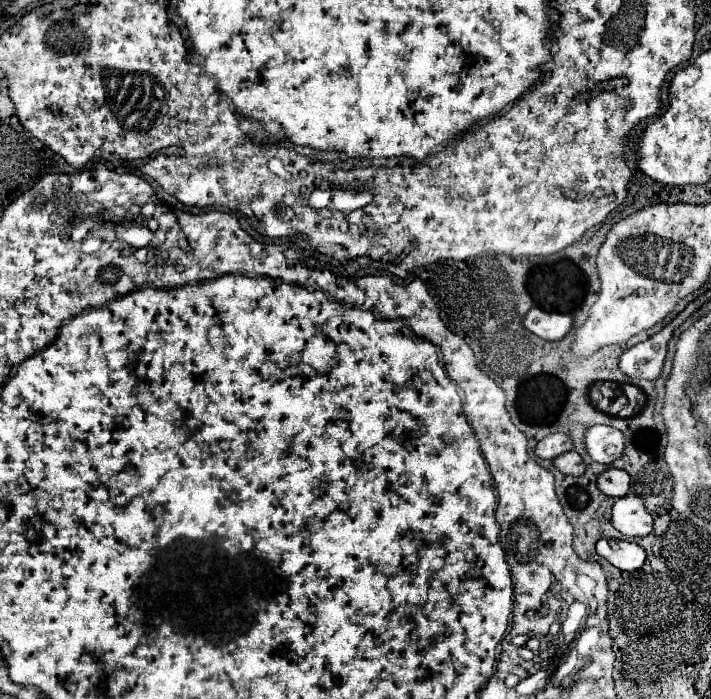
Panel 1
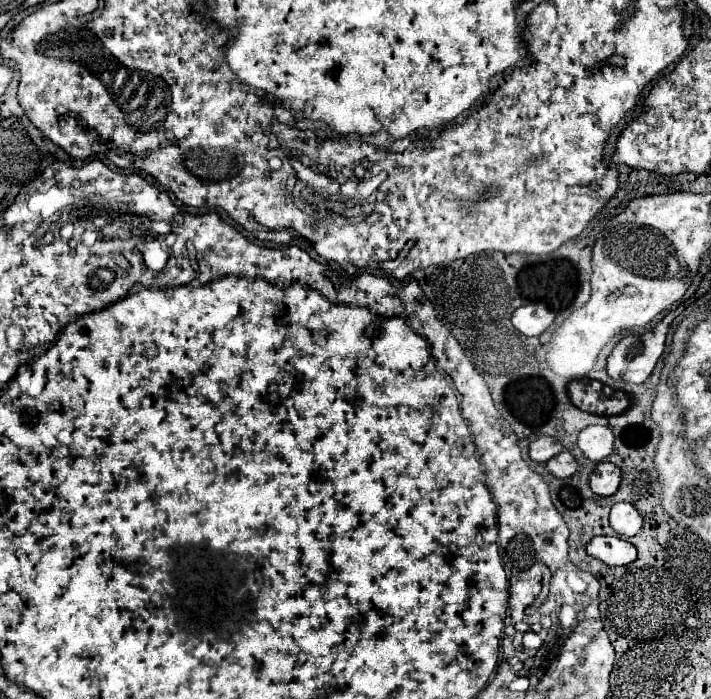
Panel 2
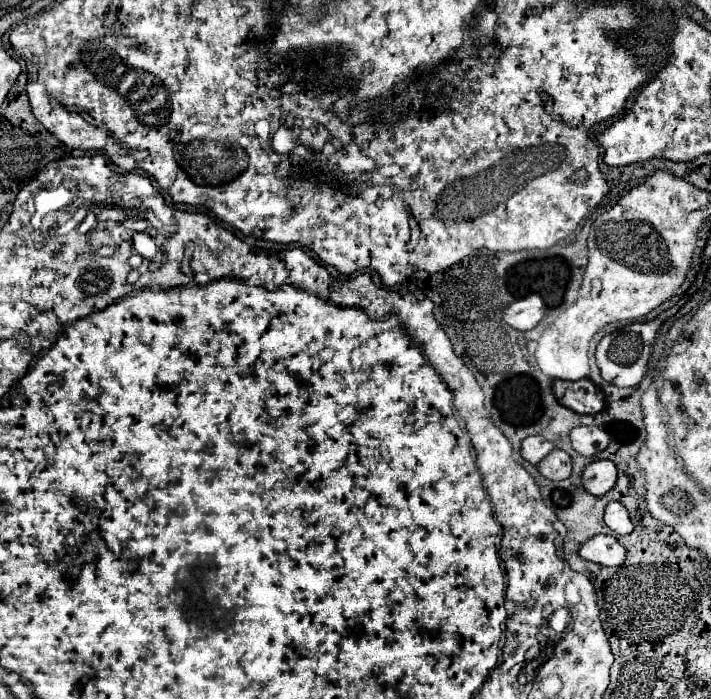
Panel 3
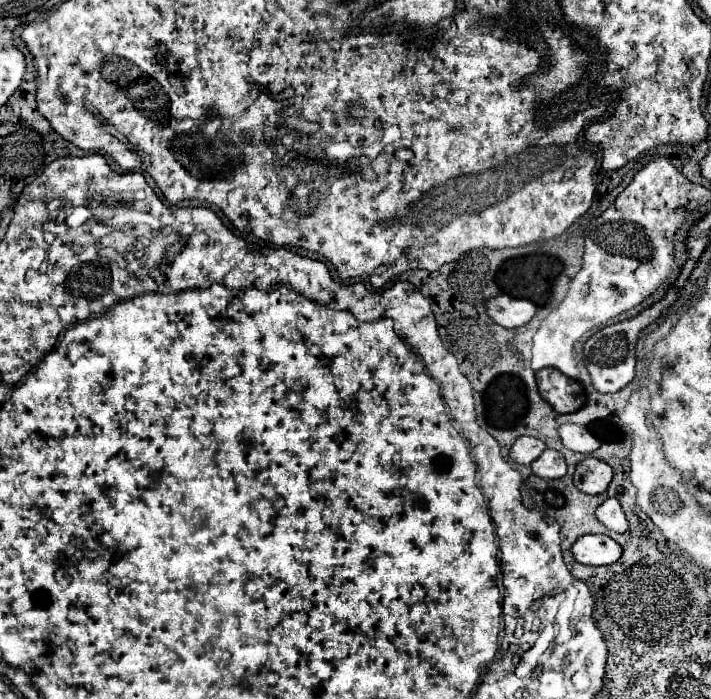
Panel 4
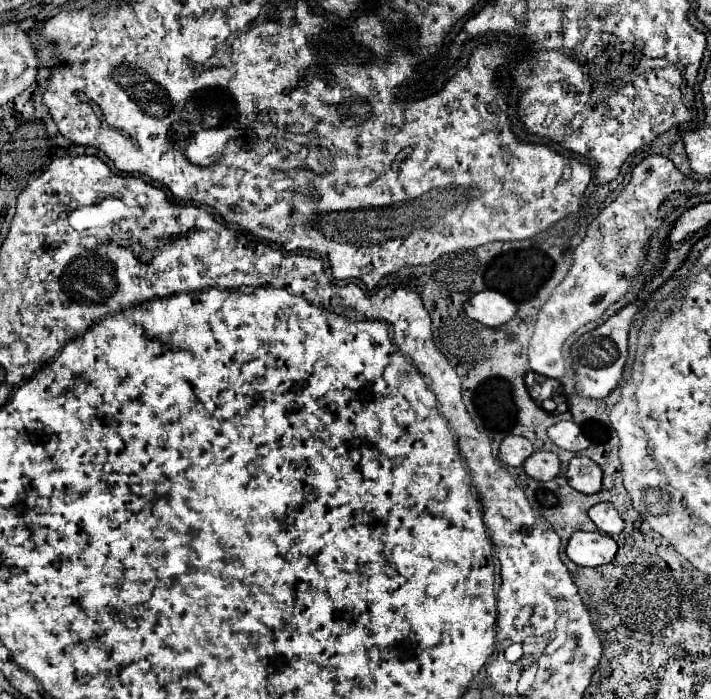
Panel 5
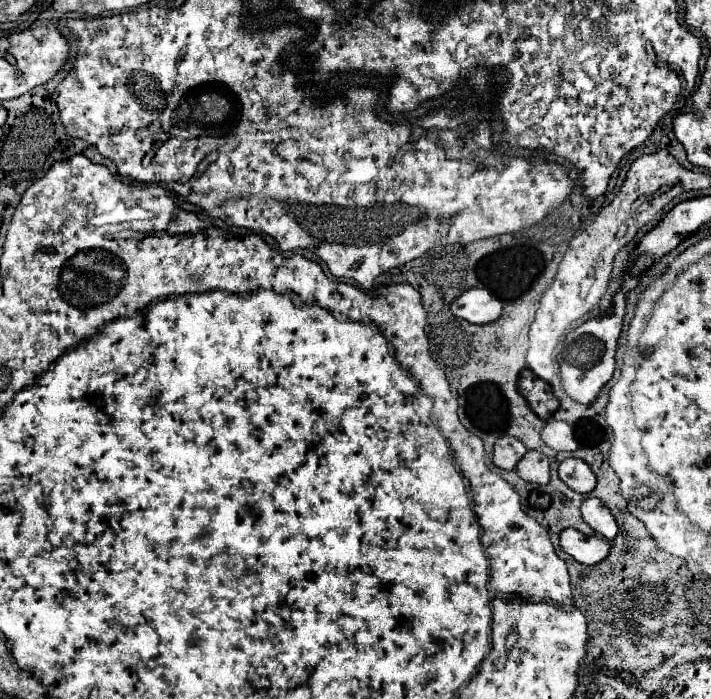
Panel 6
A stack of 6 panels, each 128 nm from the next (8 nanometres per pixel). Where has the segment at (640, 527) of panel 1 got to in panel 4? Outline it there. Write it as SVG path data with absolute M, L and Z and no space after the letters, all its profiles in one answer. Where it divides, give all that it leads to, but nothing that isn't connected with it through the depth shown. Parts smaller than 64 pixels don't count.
M608 498L606 502L602 502L600 508L596 510L596 516L600 518L600 522L608 530L614 530L614 532L626 532L628 530L628 520L626 520L624 510L616 498Z

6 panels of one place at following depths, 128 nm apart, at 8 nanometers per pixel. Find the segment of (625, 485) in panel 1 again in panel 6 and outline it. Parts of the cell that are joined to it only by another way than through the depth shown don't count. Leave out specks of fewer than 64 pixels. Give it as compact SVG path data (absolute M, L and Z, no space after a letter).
M580 458L564 460L558 468L558 474L572 490L576 490L580 494L590 494L596 488L596 482L598 482L592 468Z

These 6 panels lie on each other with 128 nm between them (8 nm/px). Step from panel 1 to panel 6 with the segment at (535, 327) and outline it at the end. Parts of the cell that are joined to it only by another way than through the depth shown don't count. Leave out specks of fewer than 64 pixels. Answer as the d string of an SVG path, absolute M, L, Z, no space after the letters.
M470 288L450 306L452 314L470 324L490 324L498 320L500 308L504 308L504 304L486 288Z

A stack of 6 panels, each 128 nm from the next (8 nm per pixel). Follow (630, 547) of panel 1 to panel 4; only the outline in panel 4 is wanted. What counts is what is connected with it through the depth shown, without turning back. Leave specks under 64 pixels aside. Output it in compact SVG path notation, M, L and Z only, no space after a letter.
M582 536L574 546L572 546L574 560L580 564L588 566L602 566L602 564L612 564L618 562L622 556L622 548L616 540L610 536Z

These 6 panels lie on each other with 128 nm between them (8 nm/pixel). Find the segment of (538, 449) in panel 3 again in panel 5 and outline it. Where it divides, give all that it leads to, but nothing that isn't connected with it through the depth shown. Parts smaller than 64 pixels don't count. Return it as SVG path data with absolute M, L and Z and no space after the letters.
M506 436L500 444L500 460L506 466L522 466L534 452L534 444L522 436Z

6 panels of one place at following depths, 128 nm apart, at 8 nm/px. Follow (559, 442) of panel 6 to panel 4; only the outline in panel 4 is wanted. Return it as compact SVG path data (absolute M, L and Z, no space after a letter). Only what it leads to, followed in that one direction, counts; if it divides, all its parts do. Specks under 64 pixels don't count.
M564 424L558 428L558 434L562 438L562 444L572 452L592 454L600 446L600 442L588 432L588 428L578 424Z

